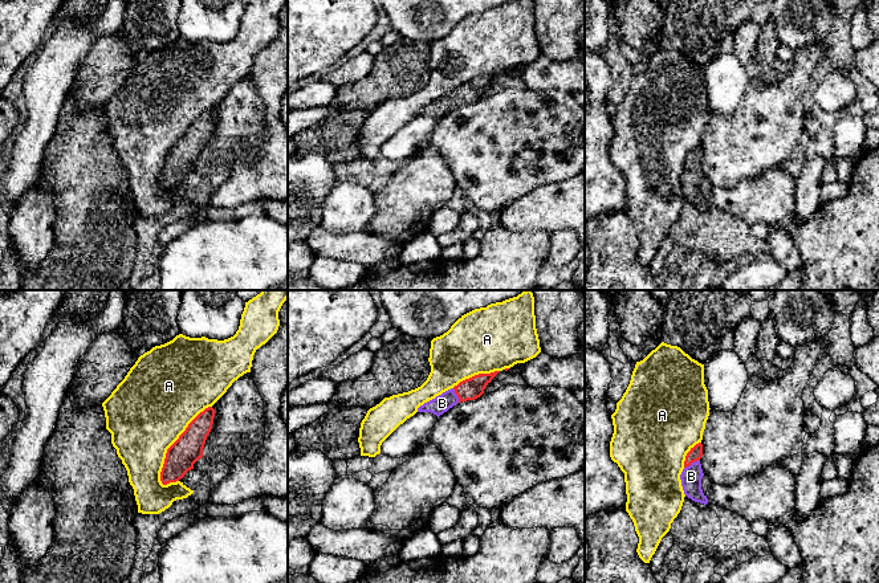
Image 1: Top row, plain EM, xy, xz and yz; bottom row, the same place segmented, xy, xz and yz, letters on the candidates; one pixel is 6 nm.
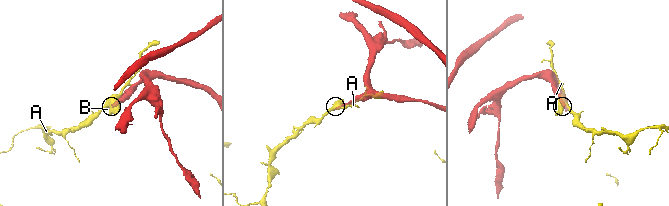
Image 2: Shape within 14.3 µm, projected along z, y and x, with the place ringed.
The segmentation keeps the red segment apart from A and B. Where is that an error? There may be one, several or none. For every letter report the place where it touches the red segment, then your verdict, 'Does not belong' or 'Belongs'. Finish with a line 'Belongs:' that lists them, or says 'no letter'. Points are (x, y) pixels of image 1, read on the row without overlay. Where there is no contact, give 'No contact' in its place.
A: Touches red at xy (173, 147). Does not belong
B: Touches red at yz (691, 166). Belongs
Belongs: B

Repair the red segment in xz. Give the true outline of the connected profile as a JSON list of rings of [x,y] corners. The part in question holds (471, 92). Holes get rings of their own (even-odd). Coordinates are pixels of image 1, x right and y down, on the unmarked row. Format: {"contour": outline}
{"contour": [[[500,74],[479,77],[465,82],[453,91],[420,109],[418,115],[431,115],[439,121],[457,106],[475,103],[484,97],[487,87],[491,86],[498,76]]]}

